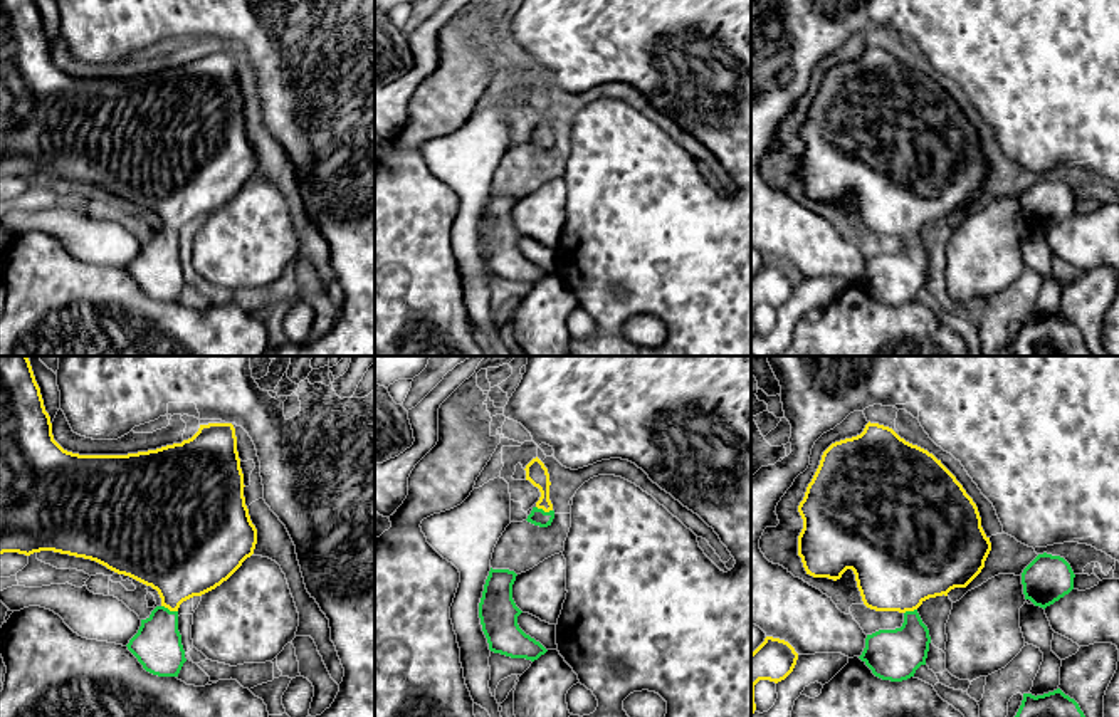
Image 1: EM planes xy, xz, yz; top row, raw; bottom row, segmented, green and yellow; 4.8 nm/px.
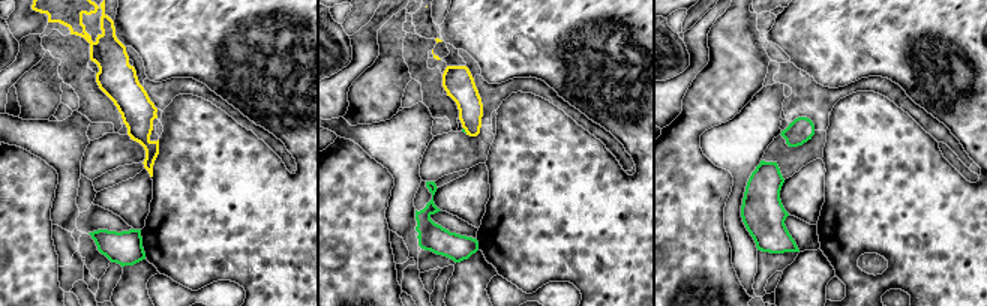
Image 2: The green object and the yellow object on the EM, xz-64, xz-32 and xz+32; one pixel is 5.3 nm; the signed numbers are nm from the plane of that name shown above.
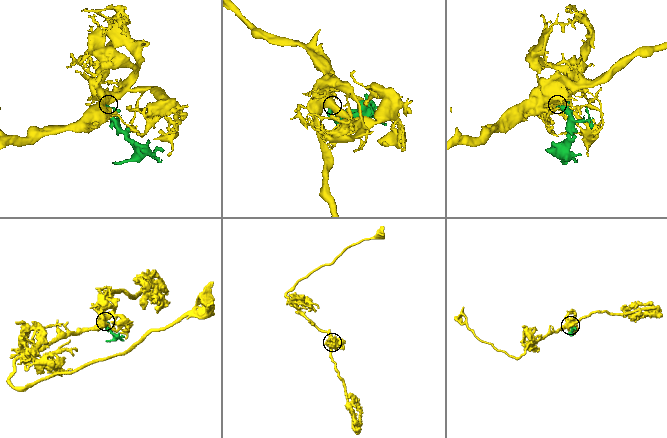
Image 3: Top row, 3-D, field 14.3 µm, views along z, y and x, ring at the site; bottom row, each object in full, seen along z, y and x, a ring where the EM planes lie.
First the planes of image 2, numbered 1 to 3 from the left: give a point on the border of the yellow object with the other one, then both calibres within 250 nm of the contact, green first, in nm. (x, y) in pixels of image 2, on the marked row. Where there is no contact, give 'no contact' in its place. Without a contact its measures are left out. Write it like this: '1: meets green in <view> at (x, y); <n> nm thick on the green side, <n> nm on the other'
1: no contact
2: meets green in xz-32 at (464, 131); 20 nm thick on the green side, 160 nm on the other
3: no contact

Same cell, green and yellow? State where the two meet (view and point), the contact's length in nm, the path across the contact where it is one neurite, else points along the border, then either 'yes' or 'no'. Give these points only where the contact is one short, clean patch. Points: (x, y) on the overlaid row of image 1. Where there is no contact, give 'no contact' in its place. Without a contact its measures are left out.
contact xy (168, 610); length 90 nm; way xy (157, 645), (168, 610), (180, 571), (180, 559); yes

